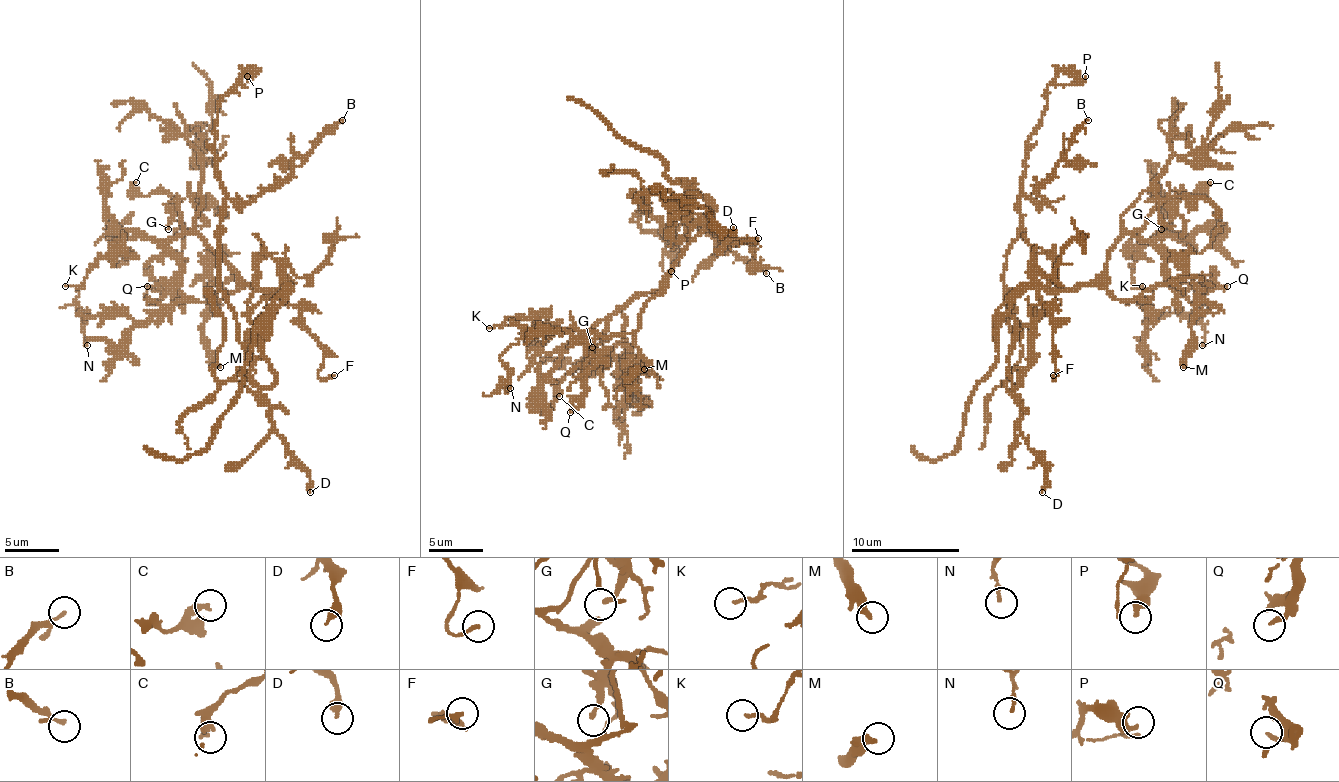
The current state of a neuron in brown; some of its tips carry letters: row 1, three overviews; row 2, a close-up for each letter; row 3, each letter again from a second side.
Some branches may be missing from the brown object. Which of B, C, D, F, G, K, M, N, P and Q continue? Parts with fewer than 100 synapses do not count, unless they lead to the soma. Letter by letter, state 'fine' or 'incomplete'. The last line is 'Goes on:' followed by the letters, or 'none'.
B: fine
C: fine
D: fine
F: fine
G: fine
K: fine
M: fine
N: fine
P: fine
Q: fine
Goes on: none

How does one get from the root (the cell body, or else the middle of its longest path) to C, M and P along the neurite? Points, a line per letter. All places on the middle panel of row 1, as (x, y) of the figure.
C: (676, 219), (671, 238), (684, 254), (671, 276), (611, 317), (600, 355), (565, 377), (559, 396)
M: (676, 219), (671, 238), (684, 254), (641, 314), (638, 360), (627, 379), (644, 369)
P: (676, 219), (682, 203), (644, 189), (644, 205), (649, 205), (638, 214), (638, 224), (676, 249), (671, 271)

